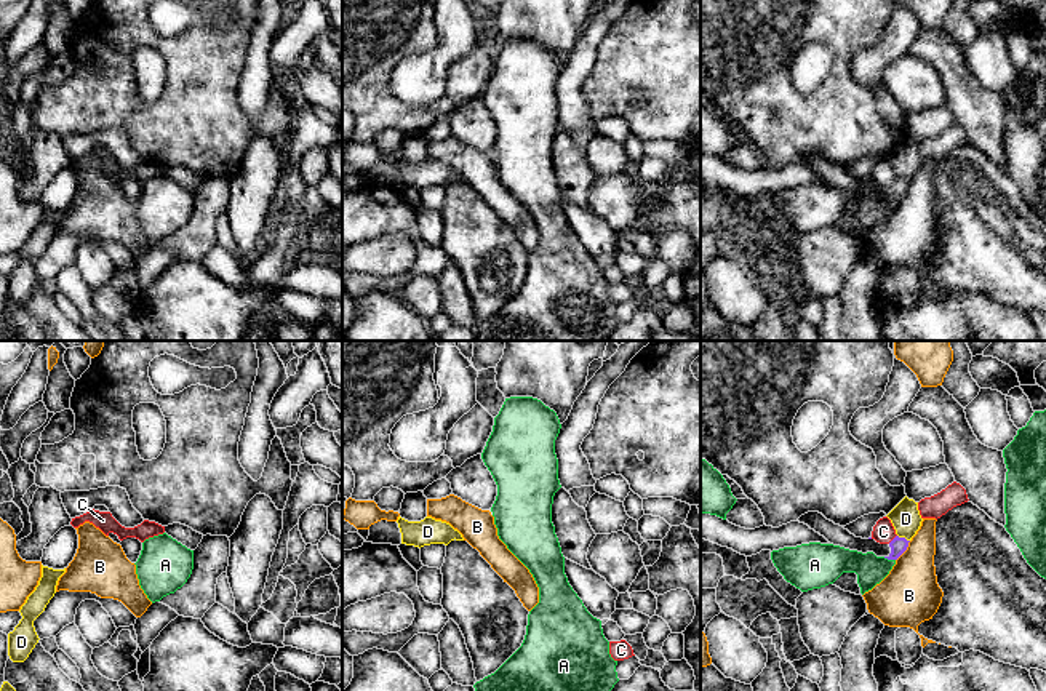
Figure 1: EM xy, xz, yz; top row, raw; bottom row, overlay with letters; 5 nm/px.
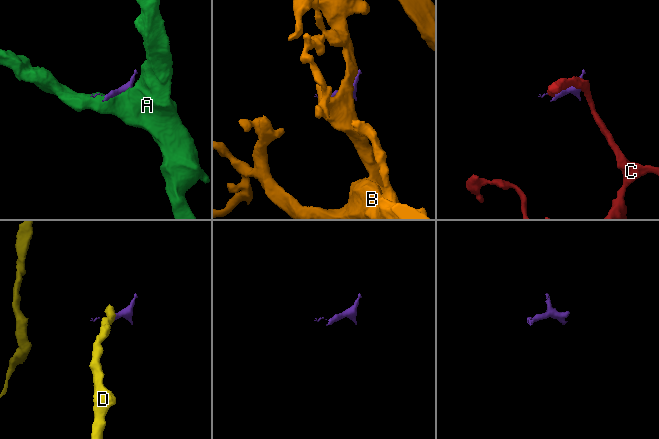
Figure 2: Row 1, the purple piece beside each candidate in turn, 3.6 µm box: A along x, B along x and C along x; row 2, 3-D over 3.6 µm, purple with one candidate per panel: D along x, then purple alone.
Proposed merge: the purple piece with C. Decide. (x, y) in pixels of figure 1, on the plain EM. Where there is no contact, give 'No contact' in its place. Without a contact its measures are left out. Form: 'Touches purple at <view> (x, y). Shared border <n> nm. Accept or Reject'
Touches purple at yz (893, 181). Shared border 60 nm. Reject

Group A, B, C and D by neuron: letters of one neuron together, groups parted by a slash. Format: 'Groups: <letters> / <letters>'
Groups: A / B / C / D

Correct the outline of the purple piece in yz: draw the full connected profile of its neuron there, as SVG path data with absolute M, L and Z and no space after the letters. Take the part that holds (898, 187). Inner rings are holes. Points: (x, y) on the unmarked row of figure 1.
M808 154L801 157L796 163L808 166L833 187L857 192L862 195L873 194L876 198L884 198L888 202L897 202L907 192L910 184L905 179L899 178L896 178L889 186L880 186L875 181L856 179L843 168L827 162L819 154Z

